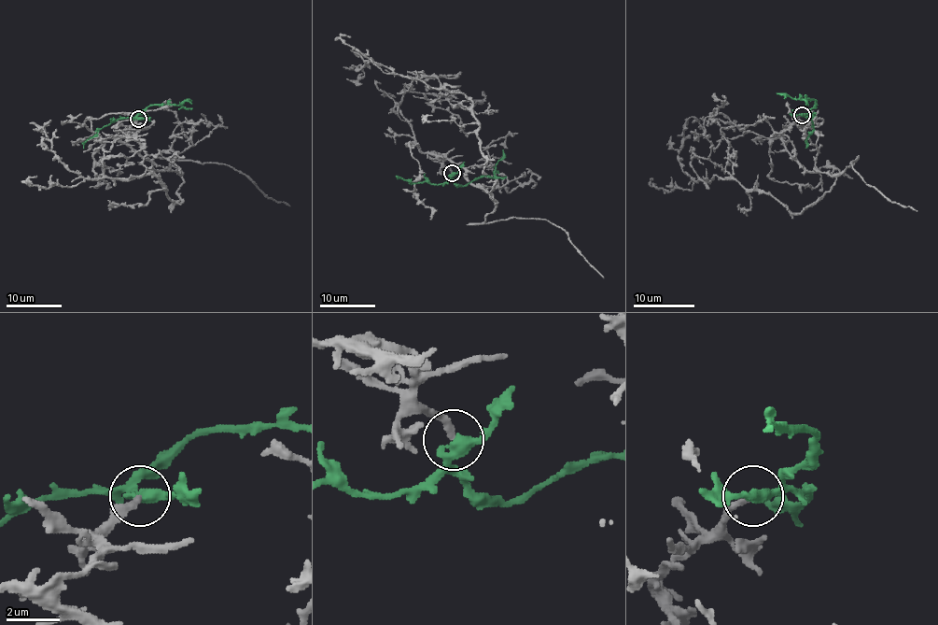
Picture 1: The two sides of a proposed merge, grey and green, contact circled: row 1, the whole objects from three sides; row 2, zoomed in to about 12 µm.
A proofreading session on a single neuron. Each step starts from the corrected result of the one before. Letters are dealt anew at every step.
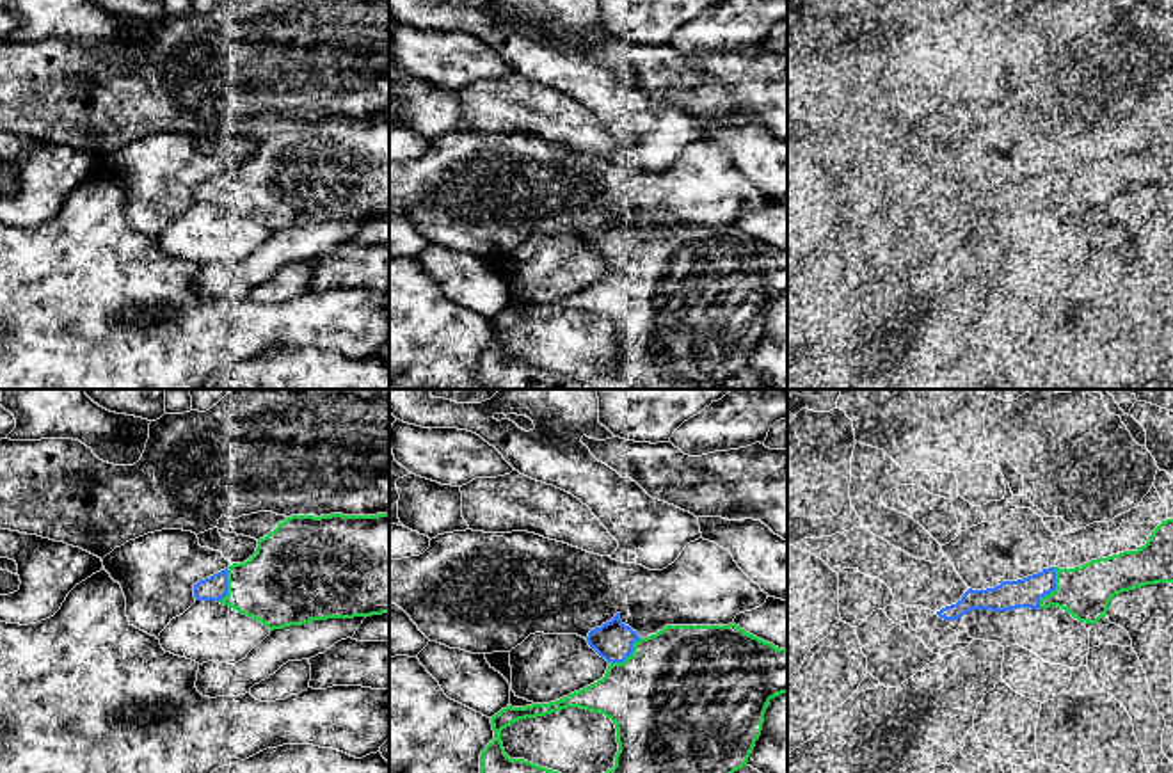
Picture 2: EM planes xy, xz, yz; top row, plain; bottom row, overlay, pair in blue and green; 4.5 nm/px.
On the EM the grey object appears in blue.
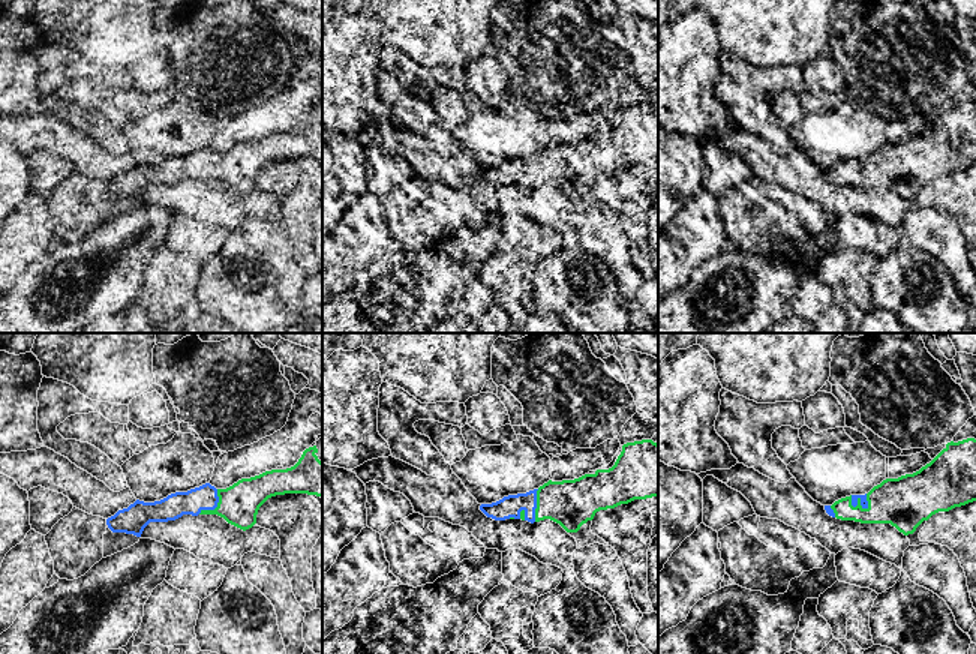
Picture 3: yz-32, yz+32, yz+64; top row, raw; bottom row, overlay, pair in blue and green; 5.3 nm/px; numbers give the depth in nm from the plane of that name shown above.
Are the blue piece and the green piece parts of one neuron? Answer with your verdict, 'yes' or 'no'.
yes

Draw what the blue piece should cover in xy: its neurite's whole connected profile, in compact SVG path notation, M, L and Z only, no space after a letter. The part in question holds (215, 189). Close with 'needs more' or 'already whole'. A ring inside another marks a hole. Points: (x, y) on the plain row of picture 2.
M389 116L377 117L291 117L258 142L256 155L243 165L194 187L196 203L217 203L247 217L270 233L311 222L354 220L389 215Z; needs more

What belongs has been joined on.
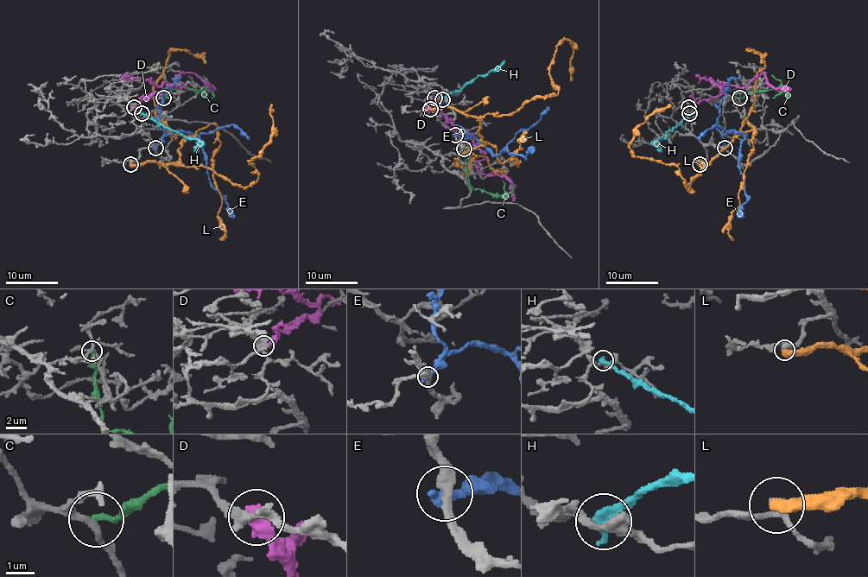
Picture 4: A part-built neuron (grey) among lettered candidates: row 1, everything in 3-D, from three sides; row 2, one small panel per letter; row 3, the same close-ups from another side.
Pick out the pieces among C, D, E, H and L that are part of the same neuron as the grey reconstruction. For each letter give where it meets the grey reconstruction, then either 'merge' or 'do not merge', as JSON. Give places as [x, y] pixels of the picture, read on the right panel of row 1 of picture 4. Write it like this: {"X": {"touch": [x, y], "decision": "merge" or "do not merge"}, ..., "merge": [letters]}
{"C": {"touch": [739, 98], "decision": "do not merge"}, "D": {"touch": [688, 107], "decision": "do not merge"}, "E": {"touch": [725, 148], "decision": "do not merge"}, "H": {"touch": [689, 113], "decision": "do not merge"}, "L": {"touch": [700, 164], "decision": "do not merge"}, "merge": []}

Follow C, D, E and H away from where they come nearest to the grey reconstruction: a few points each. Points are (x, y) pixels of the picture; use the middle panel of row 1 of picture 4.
C: (464, 149), (468, 184), (473, 189), (502, 194), (504, 193), (503, 180)
D: (434, 98), (450, 127), (463, 130), (484, 155), (478, 162), (481, 171), (503, 175), (511, 184), (514, 201)
E: (455, 135), (465, 133), (496, 155), (506, 149), (524, 157), (535, 149)
H: (442, 99), (497, 68), (496, 71)

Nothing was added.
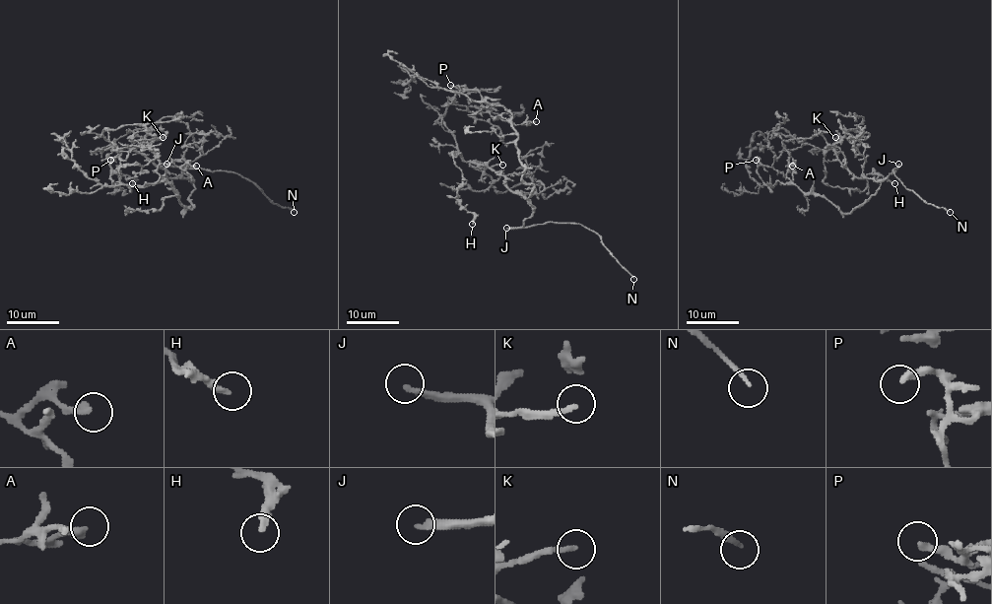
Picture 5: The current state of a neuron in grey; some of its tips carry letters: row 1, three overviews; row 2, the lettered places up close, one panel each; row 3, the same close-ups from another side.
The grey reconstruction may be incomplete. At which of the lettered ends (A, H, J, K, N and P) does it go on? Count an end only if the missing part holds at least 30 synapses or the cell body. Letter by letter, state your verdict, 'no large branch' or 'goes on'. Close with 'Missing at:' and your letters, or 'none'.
A: no large branch
H: no large branch
J: goes on
K: no large branch
N: goes on
P: no large branch
Missing at: J, N

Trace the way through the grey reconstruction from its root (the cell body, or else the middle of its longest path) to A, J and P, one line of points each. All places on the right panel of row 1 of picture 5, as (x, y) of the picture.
A: (865, 200), (849, 213), (842, 213), (824, 197), (804, 193), (787, 176), (788, 165), (792, 166)
J: (865, 200), (879, 188), (898, 164)
P: (865, 200), (842, 213), (793, 184), (777, 180), (768, 185), (756, 160)

